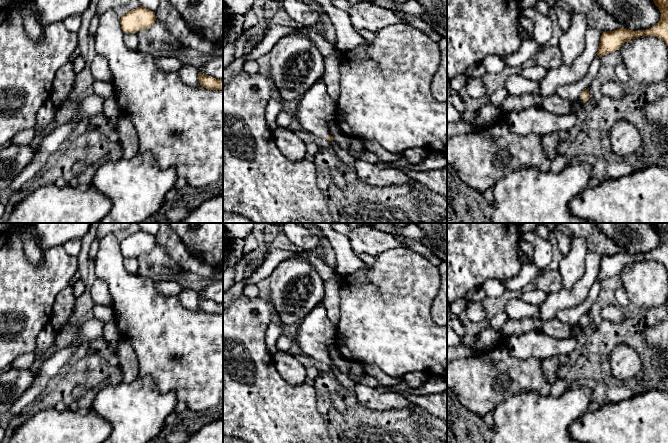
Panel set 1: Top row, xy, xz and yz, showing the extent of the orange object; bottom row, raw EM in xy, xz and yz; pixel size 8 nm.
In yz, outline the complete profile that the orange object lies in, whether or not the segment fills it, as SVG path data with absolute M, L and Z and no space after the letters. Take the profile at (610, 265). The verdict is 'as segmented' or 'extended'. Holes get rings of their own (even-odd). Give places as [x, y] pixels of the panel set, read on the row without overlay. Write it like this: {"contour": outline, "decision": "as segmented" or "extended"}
{"contour": "M652 223L660 234L660 245L649 253L633 255L621 251L614 255L603 256L600 262L597 279L604 279L619 274L627 265L640 260L653 260L662 263L668 270L668 223Z", "decision": "as segmented"}

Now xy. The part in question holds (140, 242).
{"contour": "M140 230L122 240L120 248L124 257L137 257L139 254L150 252L155 245L155 236Z", "decision": "as segmented"}

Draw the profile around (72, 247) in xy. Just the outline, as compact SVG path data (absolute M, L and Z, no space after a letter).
M73 239L73 240L67 241L62 246L68 255L77 256L81 249L81 240Z

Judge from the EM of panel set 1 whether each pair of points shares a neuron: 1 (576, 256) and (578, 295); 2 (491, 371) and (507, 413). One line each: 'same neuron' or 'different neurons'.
1: different neurons
2: different neurons

